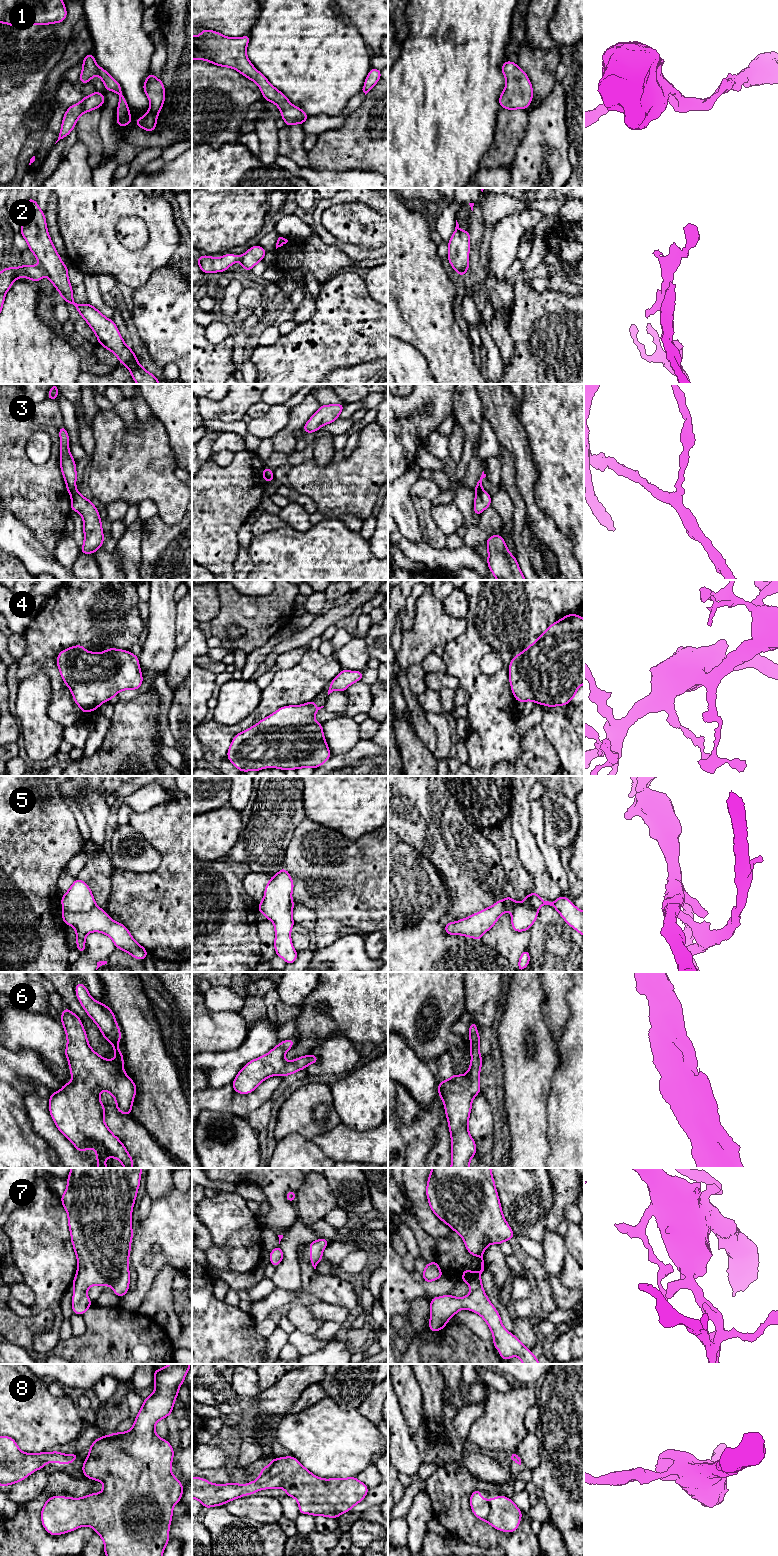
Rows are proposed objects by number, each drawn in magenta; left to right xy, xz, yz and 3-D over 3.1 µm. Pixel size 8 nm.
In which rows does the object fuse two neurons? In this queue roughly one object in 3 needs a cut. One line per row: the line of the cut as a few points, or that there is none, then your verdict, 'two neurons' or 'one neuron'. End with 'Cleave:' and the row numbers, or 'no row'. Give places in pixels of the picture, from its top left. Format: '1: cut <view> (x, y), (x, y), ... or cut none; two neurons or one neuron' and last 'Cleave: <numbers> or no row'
1: cut none; one neuron
2: cut xy (41, 266), (46, 273); two neurons
3: cut xy (76, 490), (70, 494); two neurons
4: cut none; one neuron
5: cut xy (95, 904), (89, 910), (82, 912), (70, 912), (63, 909); two neurons
6: cut none; one neuron
7: cut none; one neuron
8: cut none; one neuron
Cleave: 2, 3, 5

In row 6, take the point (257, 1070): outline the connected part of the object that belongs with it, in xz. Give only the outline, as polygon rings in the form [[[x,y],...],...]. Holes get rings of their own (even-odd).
[[[293,1039],[282,1041],[267,1054],[248,1062],[232,1082],[235,1092],[249,1094],[271,1076],[285,1077],[319,1061],[319,1057],[311,1053],[292,1061],[285,1061],[284,1056],[293,1047],[294,1043]]]

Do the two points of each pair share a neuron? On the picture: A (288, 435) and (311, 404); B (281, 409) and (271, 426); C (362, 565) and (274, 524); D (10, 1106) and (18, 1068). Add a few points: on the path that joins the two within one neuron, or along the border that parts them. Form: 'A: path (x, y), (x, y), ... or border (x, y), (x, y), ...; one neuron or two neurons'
A: path (292, 427), (303, 412); one neuron
B: path (280, 413), (273, 422); one neuron
C: border (286, 524), (276, 529), (265, 531), (258, 536); two neurons
D: path (10, 1097), (10, 1077); one neuron

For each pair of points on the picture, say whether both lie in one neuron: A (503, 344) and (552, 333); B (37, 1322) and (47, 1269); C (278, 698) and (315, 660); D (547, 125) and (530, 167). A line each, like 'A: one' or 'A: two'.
A: two
B: two
C: one
D: one

